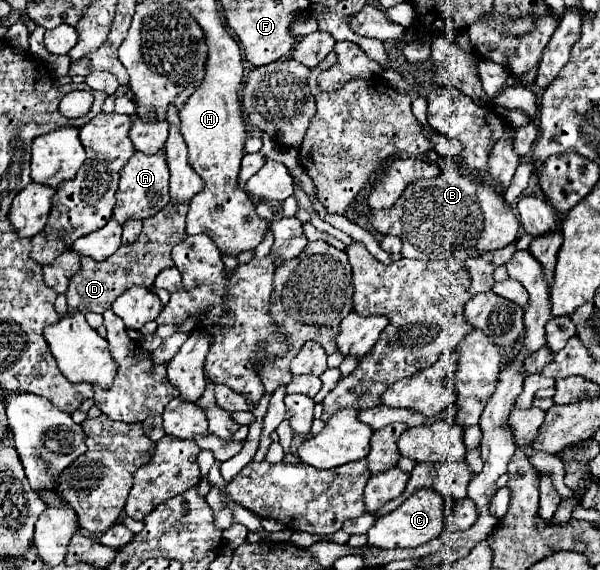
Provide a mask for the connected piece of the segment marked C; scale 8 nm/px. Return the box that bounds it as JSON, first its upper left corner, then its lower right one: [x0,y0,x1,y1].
[368,490,444,548]

